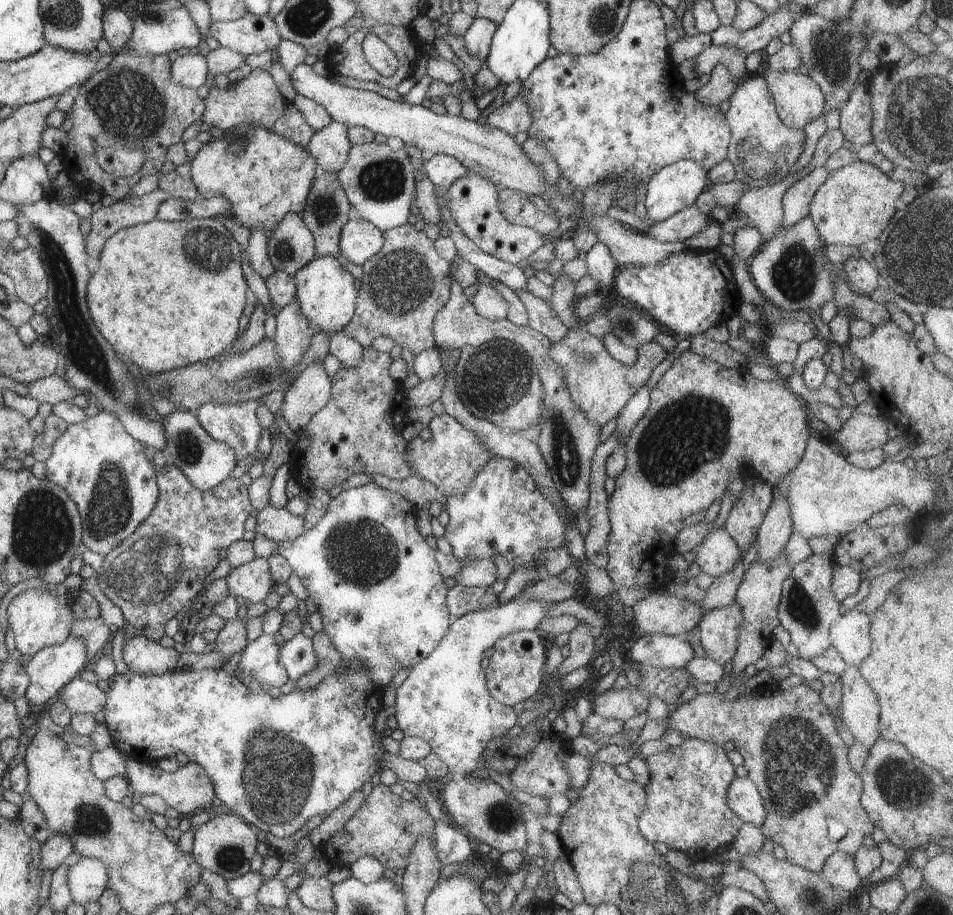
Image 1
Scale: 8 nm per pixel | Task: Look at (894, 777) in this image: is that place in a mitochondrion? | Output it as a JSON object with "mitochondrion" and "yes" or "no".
{"mitochondrion":"yes"}

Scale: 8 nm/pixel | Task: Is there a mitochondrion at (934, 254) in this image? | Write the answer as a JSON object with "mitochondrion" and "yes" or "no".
{"mitochondrion":"yes"}

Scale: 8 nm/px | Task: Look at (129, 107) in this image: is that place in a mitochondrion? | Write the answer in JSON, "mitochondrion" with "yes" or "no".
{"mitochondrion":"yes"}

